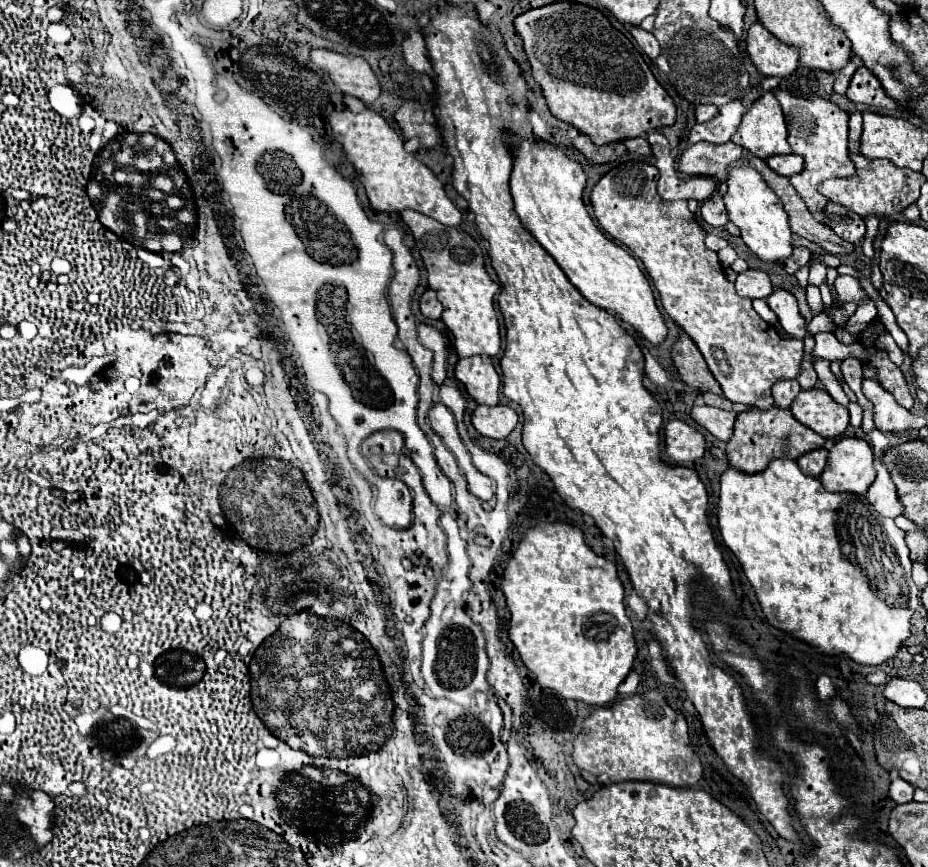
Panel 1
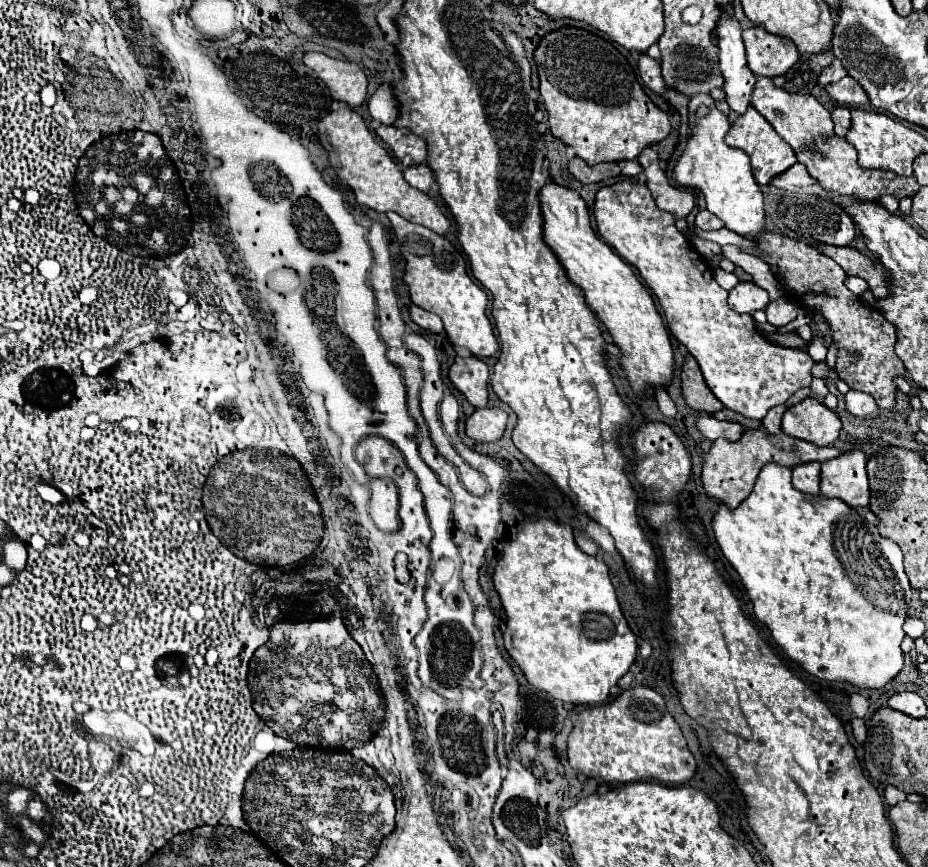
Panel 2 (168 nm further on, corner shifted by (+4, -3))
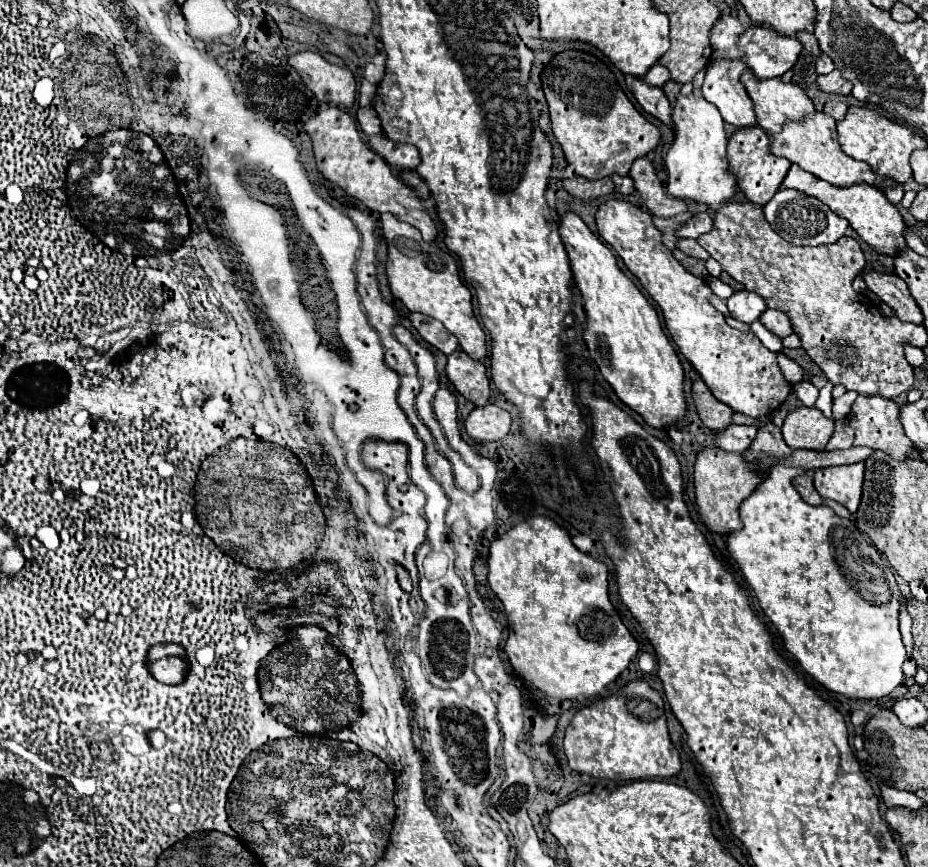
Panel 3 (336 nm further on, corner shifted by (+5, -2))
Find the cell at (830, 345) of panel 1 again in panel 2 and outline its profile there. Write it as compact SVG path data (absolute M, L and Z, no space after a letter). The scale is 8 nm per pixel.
M631 179L603 187L595 197L597 231L627 263L637 267L647 287L657 295L669 331L699 363L713 395L731 411L763 419L769 409L783 405L795 391L809 387L815 361L807 351L787 349L761 337L751 315L735 313L727 305L727 291L719 287L705 261L677 231L671 213L657 209L649 189Z

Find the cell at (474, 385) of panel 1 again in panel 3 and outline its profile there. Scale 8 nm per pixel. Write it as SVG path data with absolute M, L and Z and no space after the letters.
M456 350L448 356L446 374L454 388L472 404L484 406L490 398L490 380L486 366L478 360L472 360L466 352Z

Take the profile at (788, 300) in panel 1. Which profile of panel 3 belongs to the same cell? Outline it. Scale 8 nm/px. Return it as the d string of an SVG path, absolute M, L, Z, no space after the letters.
M766 310L762 316L760 316L760 322L770 328L776 336L780 338L786 338L792 334L792 328L790 328L790 316L786 316L786 312L782 310Z

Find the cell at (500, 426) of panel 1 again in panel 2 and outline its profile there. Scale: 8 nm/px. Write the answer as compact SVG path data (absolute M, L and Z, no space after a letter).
M497 407L475 409L467 419L467 435L475 441L497 441L503 437L507 425L507 413Z

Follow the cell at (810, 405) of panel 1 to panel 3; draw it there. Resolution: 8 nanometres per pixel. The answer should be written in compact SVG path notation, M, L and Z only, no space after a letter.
M806 406L792 410L782 424L782 436L792 450L796 448L824 450L832 432L834 420L826 418L818 408Z

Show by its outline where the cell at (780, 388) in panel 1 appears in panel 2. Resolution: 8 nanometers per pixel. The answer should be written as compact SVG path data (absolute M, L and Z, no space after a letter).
M779 405L777 409L771 409L767 413L767 417L763 419L763 427L765 427L765 431L769 435L777 435L781 431L781 417L783 417L783 413L785 413L785 407Z

